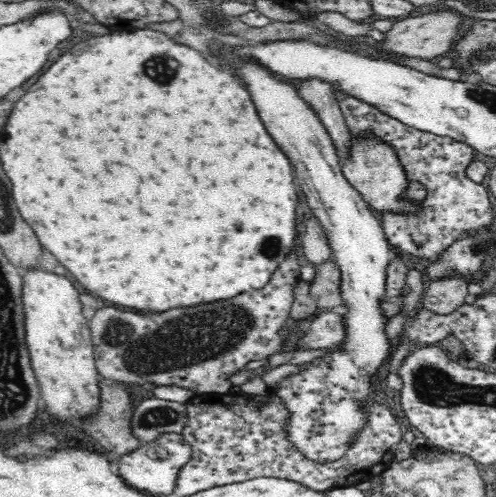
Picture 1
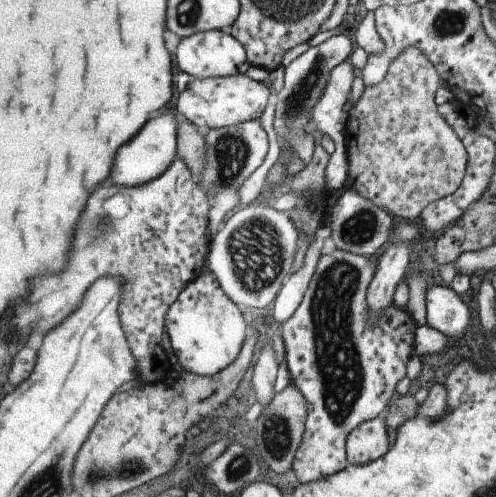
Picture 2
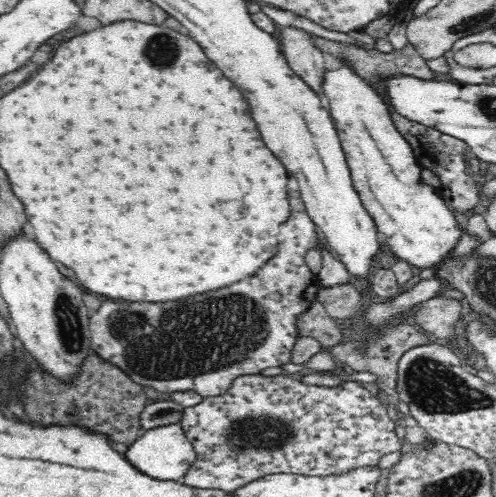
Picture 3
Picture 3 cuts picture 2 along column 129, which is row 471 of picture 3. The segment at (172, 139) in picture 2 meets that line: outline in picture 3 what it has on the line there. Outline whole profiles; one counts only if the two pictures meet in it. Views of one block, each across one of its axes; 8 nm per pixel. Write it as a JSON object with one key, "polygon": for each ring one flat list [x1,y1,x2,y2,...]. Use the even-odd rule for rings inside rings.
{"polygon":[[180,422,170,424,170,426,160,426,160,428,146,430,146,434,140,436,130,446,130,450,126,454,128,454,128,460,132,464,136,464,136,468,144,470,152,478,176,478,176,480,186,476,186,472,192,468,192,464,198,458,192,442,184,434,184,428,182,428]]}

